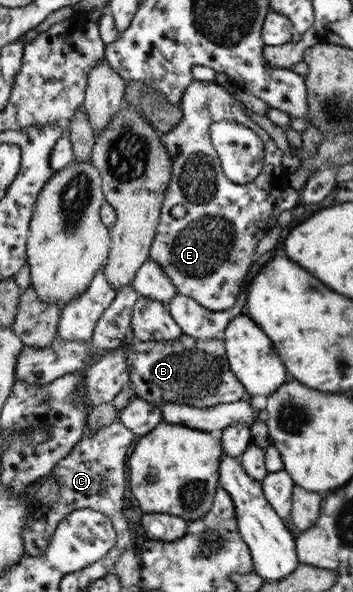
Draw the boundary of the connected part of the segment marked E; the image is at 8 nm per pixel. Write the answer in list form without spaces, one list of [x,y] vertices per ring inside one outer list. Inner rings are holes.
[[[193,79],[182,96],[181,108],[183,112],[181,121],[173,127],[171,132],[160,135],[160,139],[163,140],[168,153],[174,160],[174,166],[172,166],[171,181],[167,188],[166,198],[162,204],[158,230],[150,248],[150,258],[162,265],[163,272],[177,286],[178,292],[196,300],[203,308],[211,312],[226,311],[236,303],[245,277],[255,262],[254,252],[257,244],[269,231],[267,223],[271,218],[275,200],[290,188],[289,178],[287,178],[289,174],[281,163],[284,152],[271,140],[265,130],[247,117],[247,109],[244,108],[244,105],[225,88],[214,82],[205,83]],[[222,120],[248,126],[264,142],[264,167],[253,183],[235,185],[225,177],[220,158],[215,152],[215,146],[209,136],[211,123]],[[173,206],[183,206],[186,210],[185,216],[183,218],[173,217],[171,215]]]

